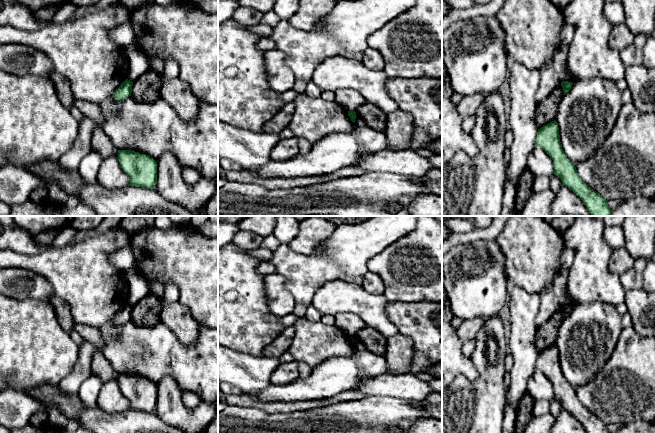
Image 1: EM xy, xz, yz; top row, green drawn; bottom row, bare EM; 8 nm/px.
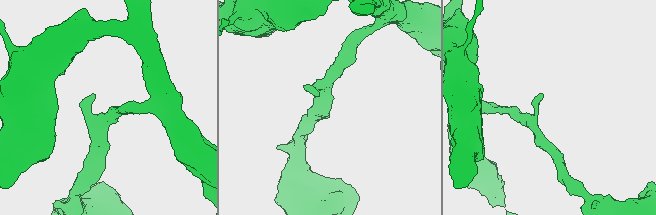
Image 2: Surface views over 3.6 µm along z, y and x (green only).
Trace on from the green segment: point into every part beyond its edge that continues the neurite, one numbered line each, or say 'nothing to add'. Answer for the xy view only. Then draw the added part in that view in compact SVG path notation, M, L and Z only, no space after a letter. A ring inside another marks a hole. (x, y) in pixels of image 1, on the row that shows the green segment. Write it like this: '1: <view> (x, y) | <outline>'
nothing to add

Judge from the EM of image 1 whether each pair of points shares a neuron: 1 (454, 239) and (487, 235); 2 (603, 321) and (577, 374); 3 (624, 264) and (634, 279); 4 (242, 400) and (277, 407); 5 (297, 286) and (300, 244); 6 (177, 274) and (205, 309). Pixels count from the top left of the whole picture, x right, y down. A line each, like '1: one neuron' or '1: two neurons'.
1: one neuron
2: one neuron
3: two neurons
4: one neuron
5: two neurons
6: one neuron

